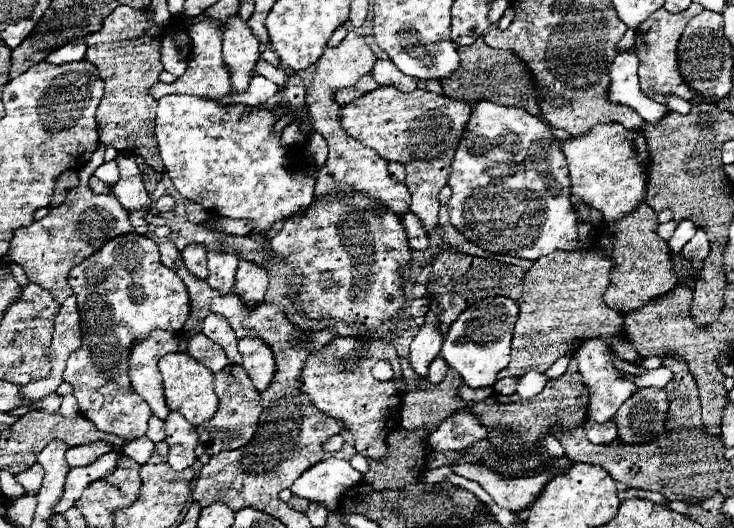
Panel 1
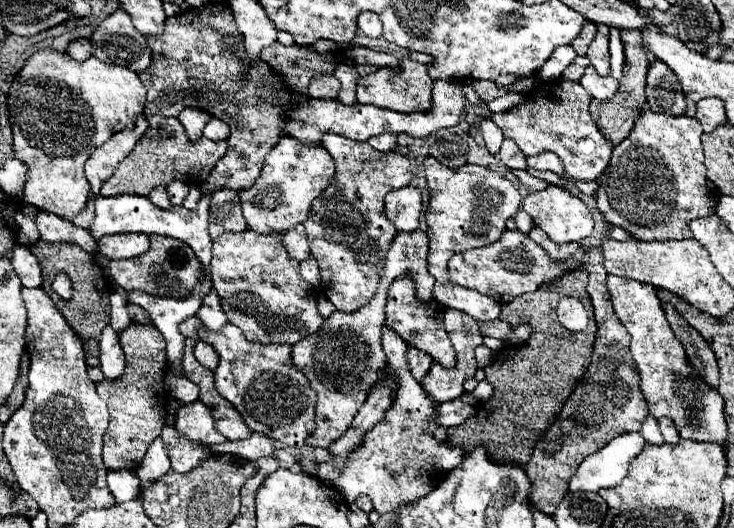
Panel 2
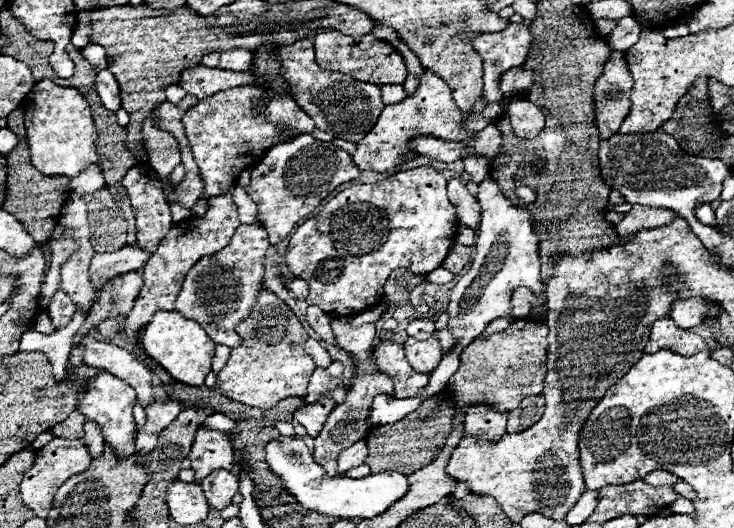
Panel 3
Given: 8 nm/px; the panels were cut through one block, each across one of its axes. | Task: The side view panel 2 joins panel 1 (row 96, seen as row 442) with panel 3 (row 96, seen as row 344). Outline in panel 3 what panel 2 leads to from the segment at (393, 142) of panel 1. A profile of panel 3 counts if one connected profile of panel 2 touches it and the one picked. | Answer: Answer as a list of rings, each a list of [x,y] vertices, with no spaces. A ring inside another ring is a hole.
[[[386,84],[380,88],[382,88],[382,98],[384,98],[386,106],[390,106],[394,102],[402,102],[402,98],[406,98],[406,92],[400,84]]]

